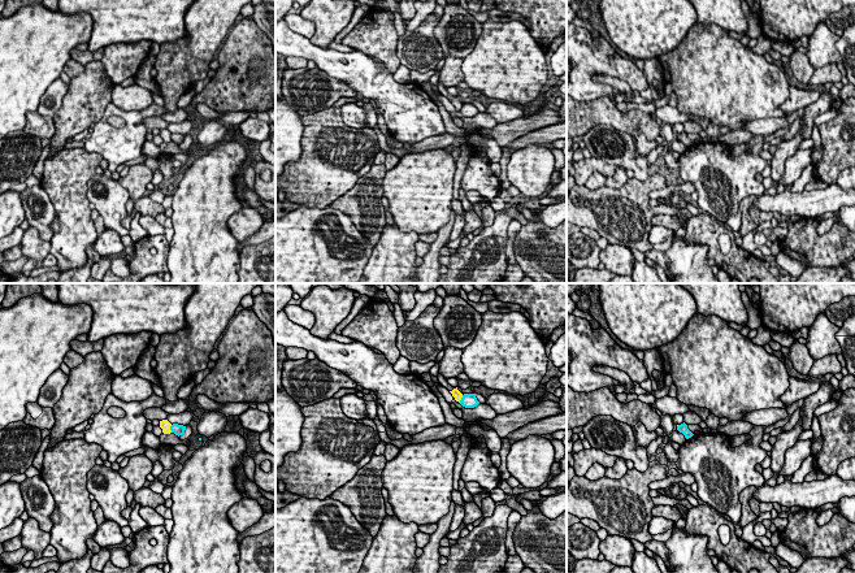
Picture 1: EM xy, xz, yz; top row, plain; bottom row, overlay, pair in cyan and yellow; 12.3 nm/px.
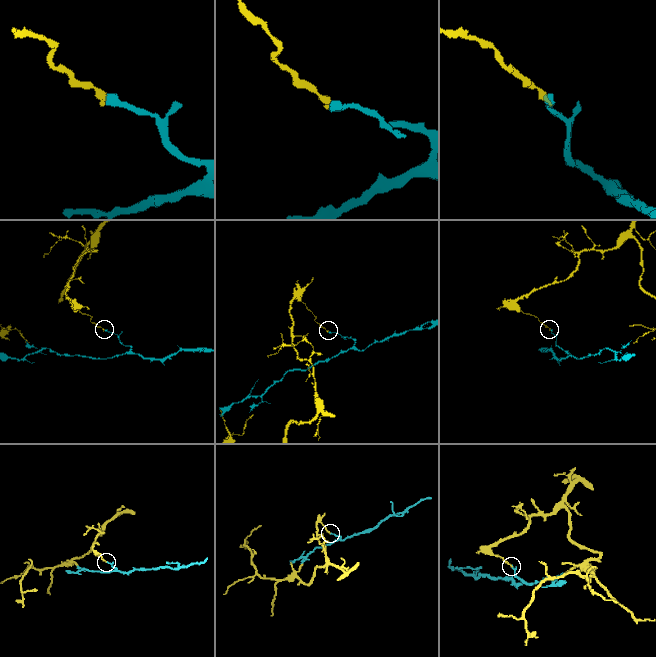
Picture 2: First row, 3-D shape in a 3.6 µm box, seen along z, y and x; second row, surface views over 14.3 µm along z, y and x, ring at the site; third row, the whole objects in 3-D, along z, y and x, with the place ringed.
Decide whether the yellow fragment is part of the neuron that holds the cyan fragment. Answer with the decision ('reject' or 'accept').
reject

